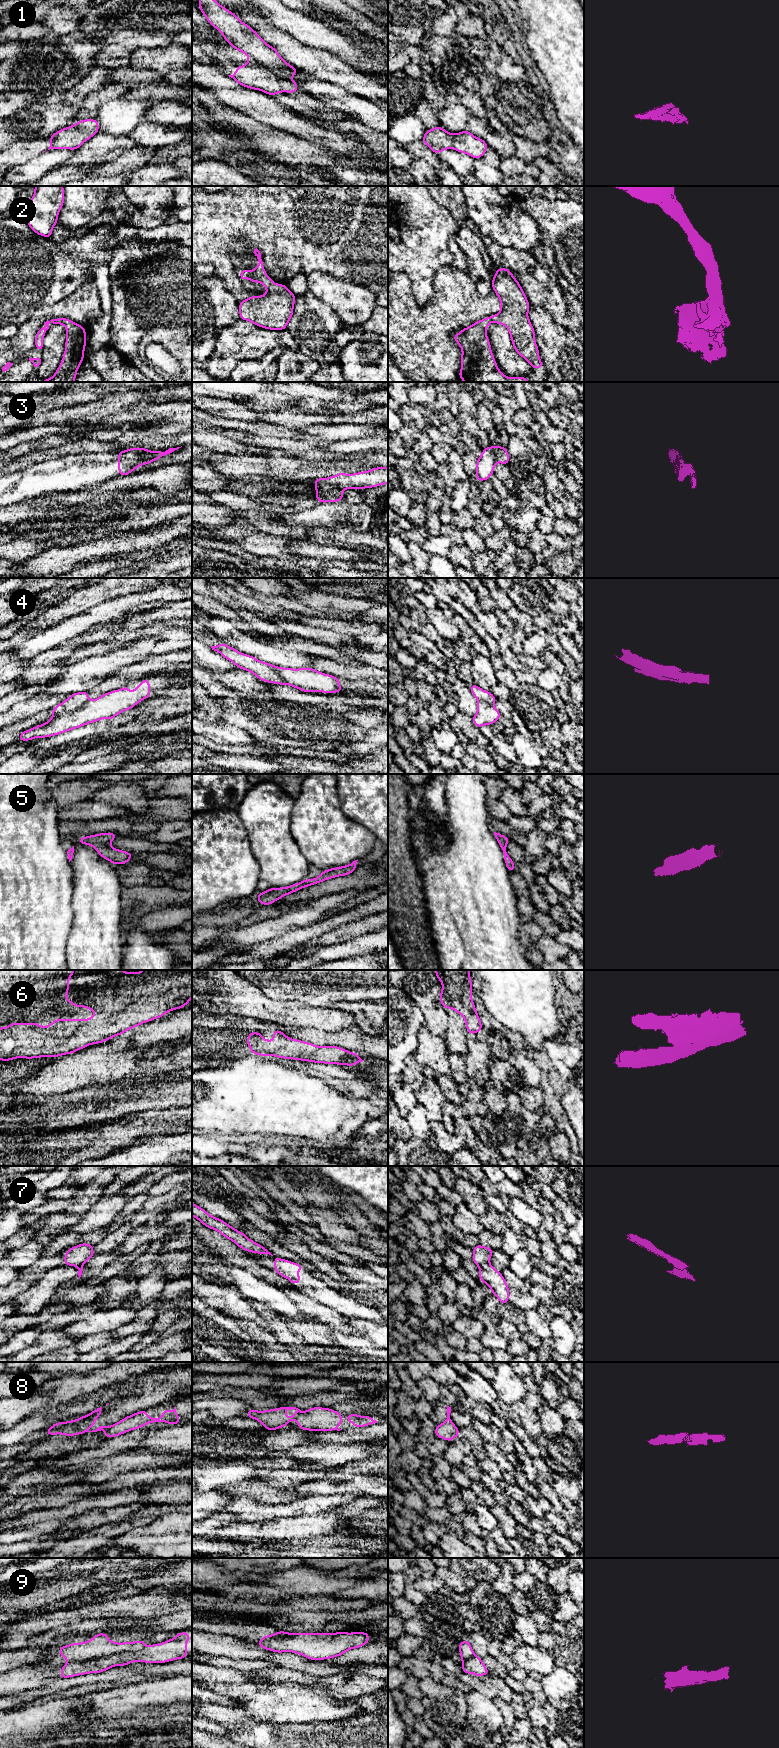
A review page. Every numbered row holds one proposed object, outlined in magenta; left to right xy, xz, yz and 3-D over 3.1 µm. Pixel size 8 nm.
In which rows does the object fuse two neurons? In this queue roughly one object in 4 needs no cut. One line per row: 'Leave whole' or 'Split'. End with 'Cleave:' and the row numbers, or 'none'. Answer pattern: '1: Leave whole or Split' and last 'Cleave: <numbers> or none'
1: Split
2: Leave whole
3: Split
4: Leave whole
5: Leave whole
6: Leave whole
7: Split
8: Split
9: Split
Cleave: 1, 3, 7, 8, 9

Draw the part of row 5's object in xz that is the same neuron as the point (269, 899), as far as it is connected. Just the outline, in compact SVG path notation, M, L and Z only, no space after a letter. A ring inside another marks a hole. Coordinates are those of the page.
M355 860L349 865L327 869L321 872L320 875L316 878L304 879L299 883L292 884L291 886L269 888L266 891L261 892L257 895L257 901L262 905L271 905L275 901L283 898L284 896L294 893L302 888L321 883L331 878L349 875L356 870L357 861L358 860Z

